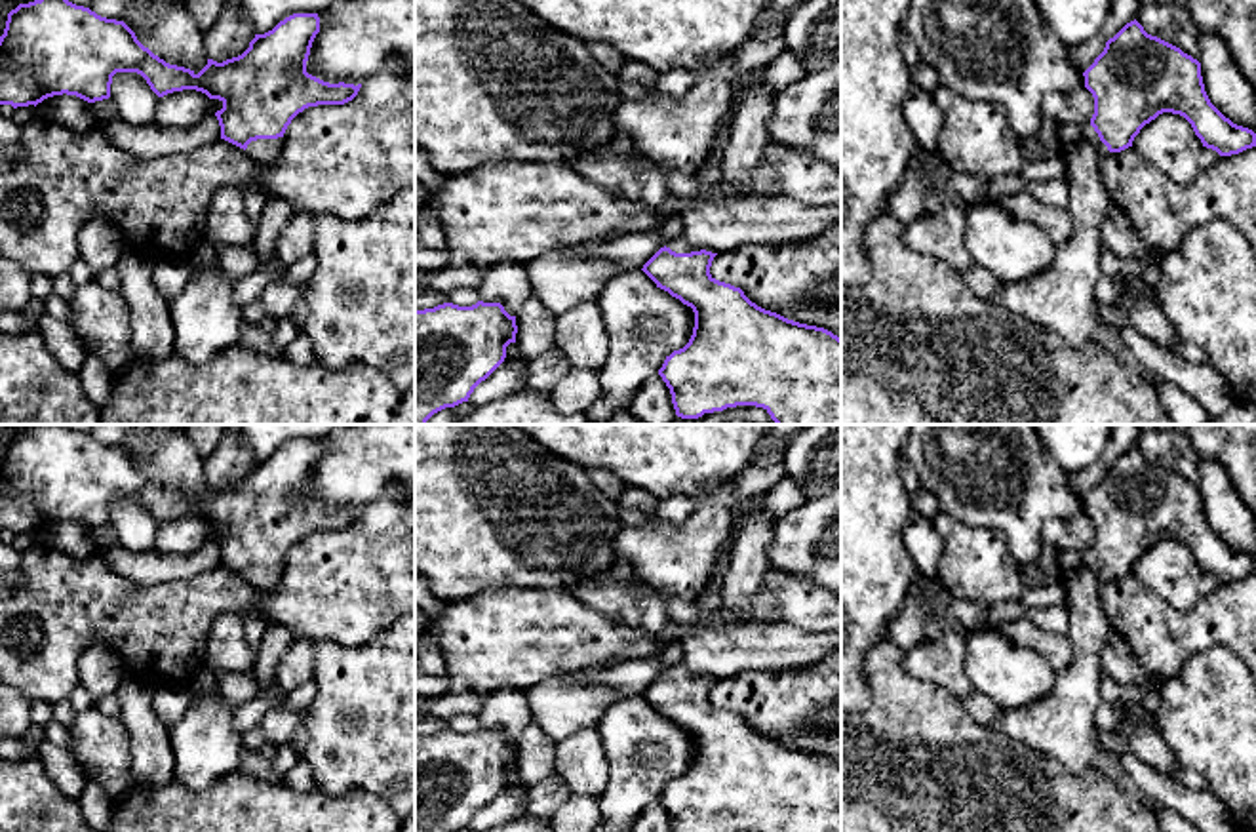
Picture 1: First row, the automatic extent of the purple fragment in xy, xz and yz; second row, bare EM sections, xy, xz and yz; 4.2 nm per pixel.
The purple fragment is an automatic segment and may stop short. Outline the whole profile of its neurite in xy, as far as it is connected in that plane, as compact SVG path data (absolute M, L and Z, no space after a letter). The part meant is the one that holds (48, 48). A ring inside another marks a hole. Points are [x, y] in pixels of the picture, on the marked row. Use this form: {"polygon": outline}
{"polygon": "M34 0L19 4L8 13L0 36L0 105L36 107L44 99L63 93L95 103L110 97L116 72L137 72L158 97L196 89L209 99L219 99L223 109L215 116L221 139L244 149L251 160L266 168L278 158L284 133L299 112L318 105L344 105L362 88L362 84L329 84L306 72L318 32L318 13L293 13L272 30L255 34L242 55L223 63L207 59L207 65L196 74L154 55L124 21L101 17L69 0Z"}

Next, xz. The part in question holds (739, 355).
{"polygon": "M676 236L641 268L657 287L695 312L689 343L666 356L658 369L676 415L698 419L727 407L756 406L776 425L841 425L841 339L824 327L765 310L740 287L716 280L710 274L716 255Z"}

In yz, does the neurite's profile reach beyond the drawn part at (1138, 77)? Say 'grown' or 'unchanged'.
grown

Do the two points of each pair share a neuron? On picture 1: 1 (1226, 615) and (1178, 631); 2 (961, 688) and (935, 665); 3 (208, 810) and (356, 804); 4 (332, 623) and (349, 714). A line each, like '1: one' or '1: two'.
1: one
2: one
3: one
4: two

